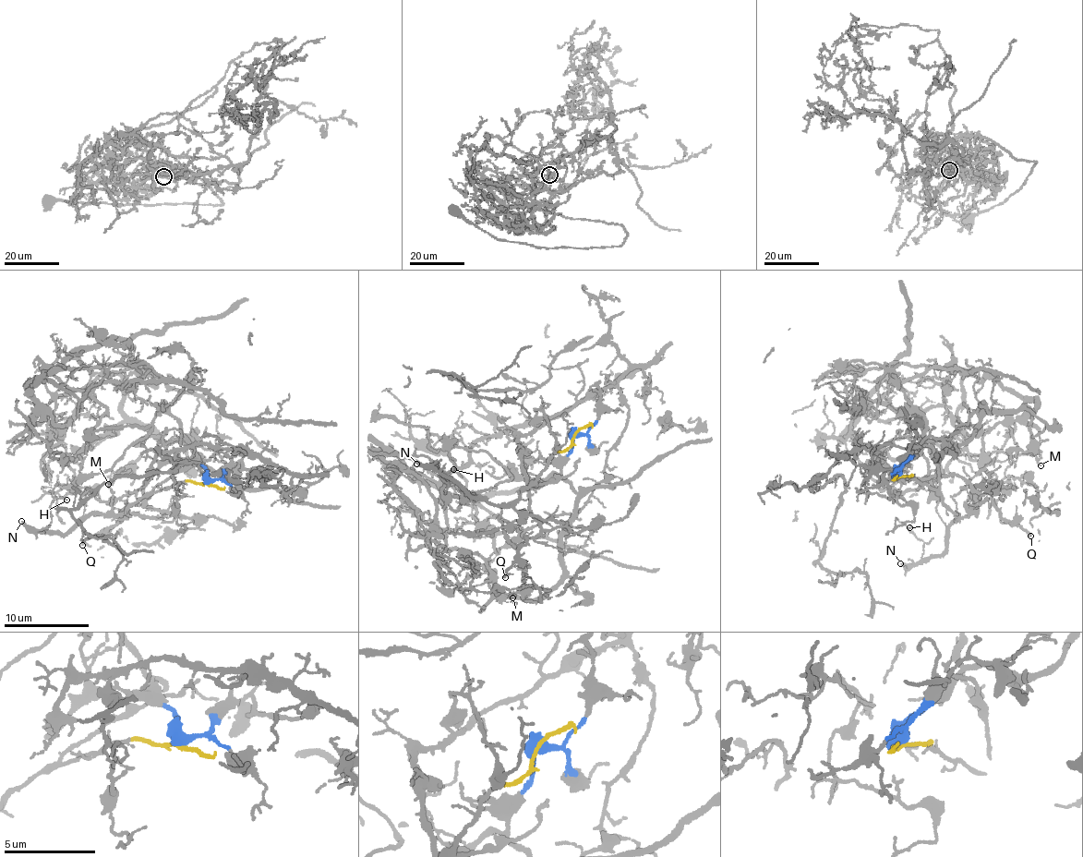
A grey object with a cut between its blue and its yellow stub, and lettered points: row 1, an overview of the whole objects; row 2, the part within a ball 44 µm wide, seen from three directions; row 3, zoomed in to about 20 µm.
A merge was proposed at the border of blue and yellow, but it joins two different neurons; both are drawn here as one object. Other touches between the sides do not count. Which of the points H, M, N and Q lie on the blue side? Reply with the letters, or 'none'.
M, Q

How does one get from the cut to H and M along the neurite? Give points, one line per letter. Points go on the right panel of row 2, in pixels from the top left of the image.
H: (898, 476), (911, 474), (919, 483), (933, 488), (956, 515), (938, 557), (921, 558), (924, 542), (909, 528)
M: (898, 476), (930, 440), (964, 443), (987, 412), (1014, 414), (1026, 406), (1032, 415), (1031, 449), (1040, 465)

